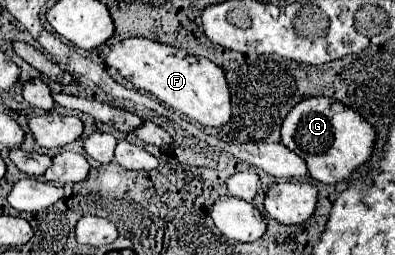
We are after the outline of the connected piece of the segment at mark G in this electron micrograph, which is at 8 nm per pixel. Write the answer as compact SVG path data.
M321 96L301 100L295 108L291 108L281 126L281 142L307 162L311 178L325 184L337 184L349 178L359 164L371 158L375 130L345 104Z

